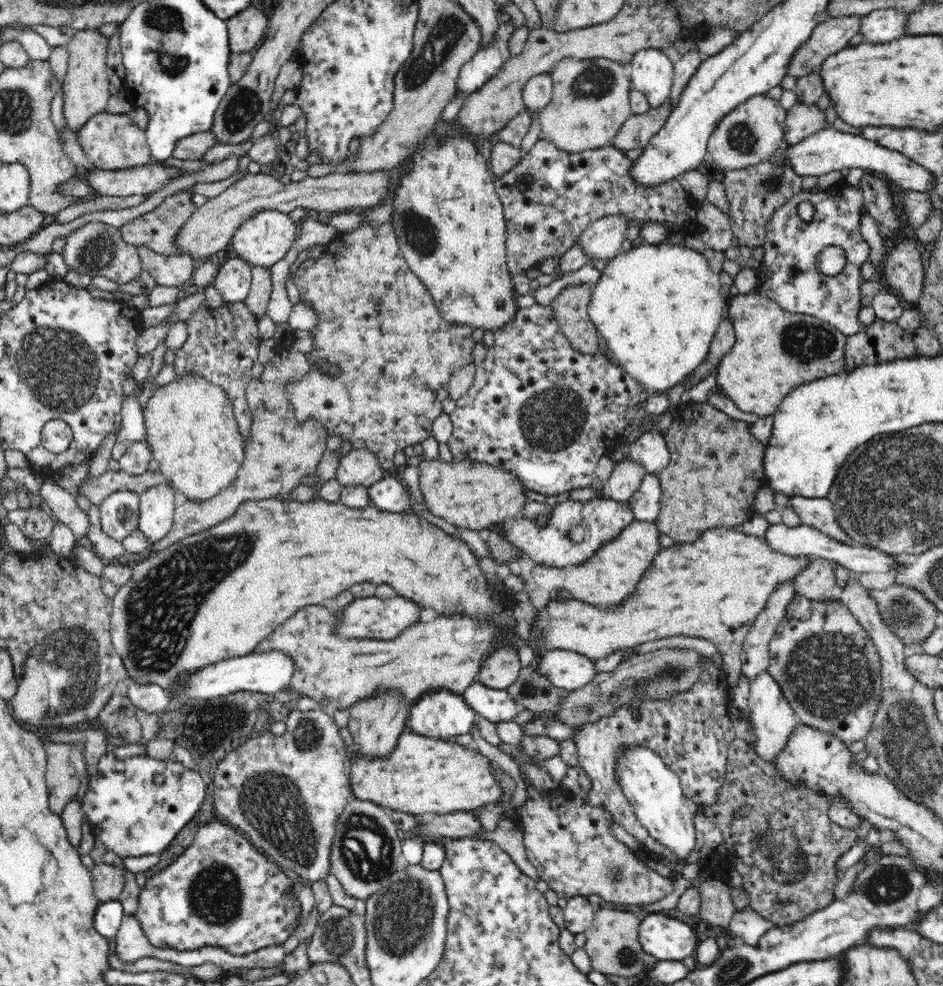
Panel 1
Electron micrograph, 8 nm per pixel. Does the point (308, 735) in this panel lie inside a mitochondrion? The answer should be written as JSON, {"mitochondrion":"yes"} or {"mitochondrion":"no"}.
{"mitochondrion":"yes"}

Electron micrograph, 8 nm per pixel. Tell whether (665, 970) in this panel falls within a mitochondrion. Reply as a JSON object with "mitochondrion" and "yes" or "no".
{"mitochondrion":"no"}

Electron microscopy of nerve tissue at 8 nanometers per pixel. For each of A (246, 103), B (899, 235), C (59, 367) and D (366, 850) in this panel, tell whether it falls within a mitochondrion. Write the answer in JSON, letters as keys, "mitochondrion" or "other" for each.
{"A":"mitochondrion","B":"other","C":"mitochondrion","D":"mitochondrion"}

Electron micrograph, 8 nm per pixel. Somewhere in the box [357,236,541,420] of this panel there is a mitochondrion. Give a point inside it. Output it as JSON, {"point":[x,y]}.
{"point":[383,302]}

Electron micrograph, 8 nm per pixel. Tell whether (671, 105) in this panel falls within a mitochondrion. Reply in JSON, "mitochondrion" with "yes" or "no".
{"mitochondrion":"no"}

